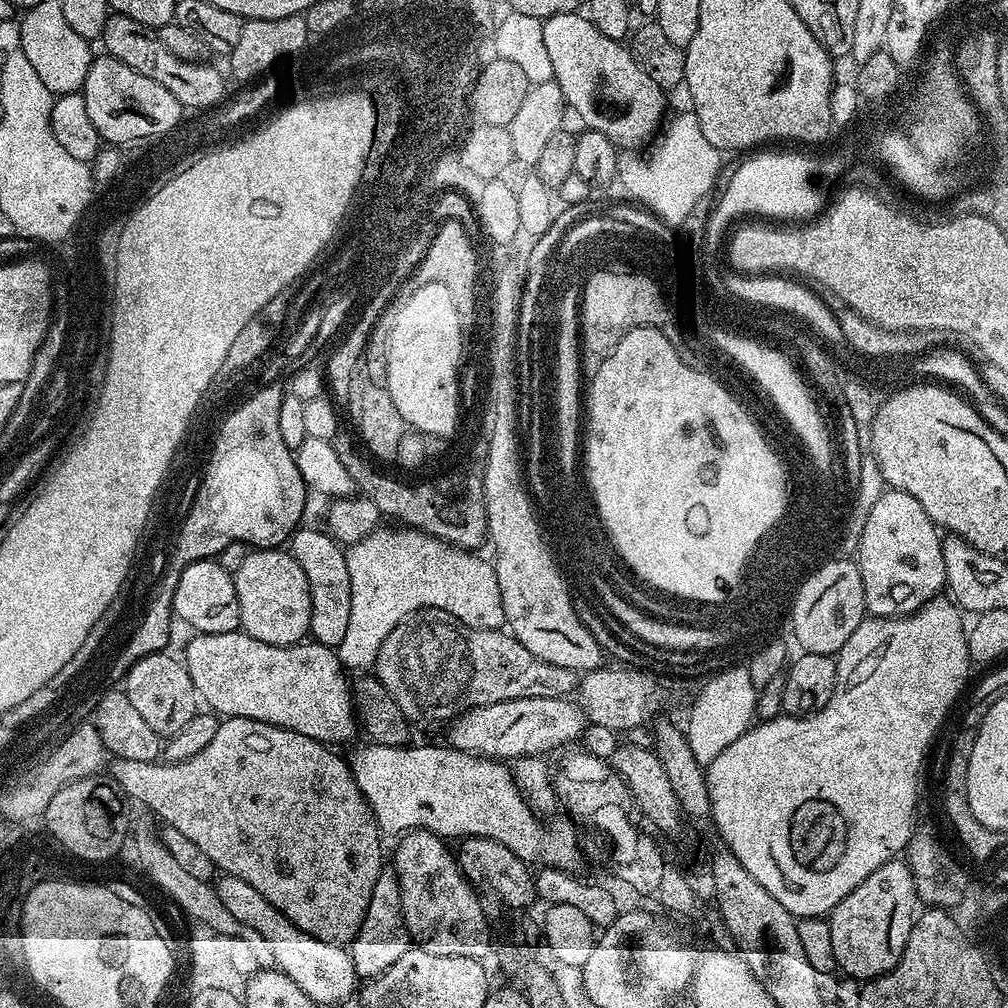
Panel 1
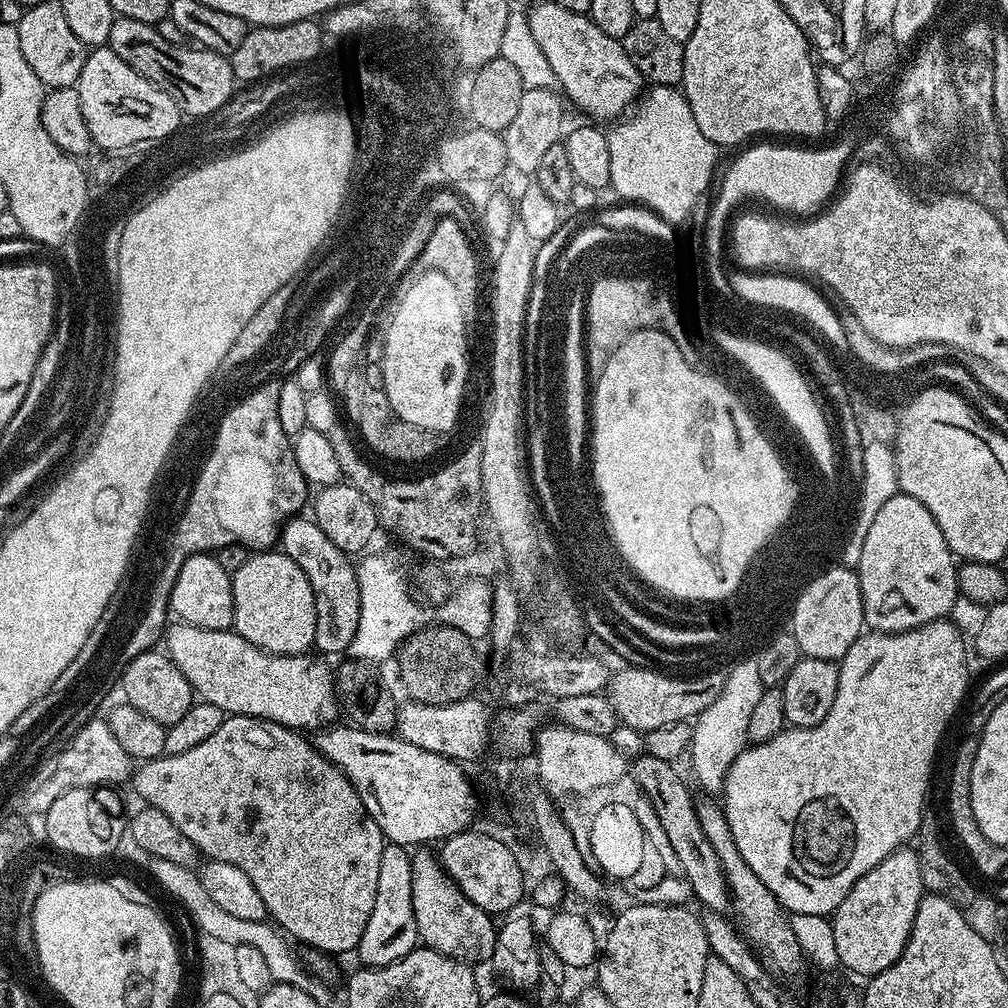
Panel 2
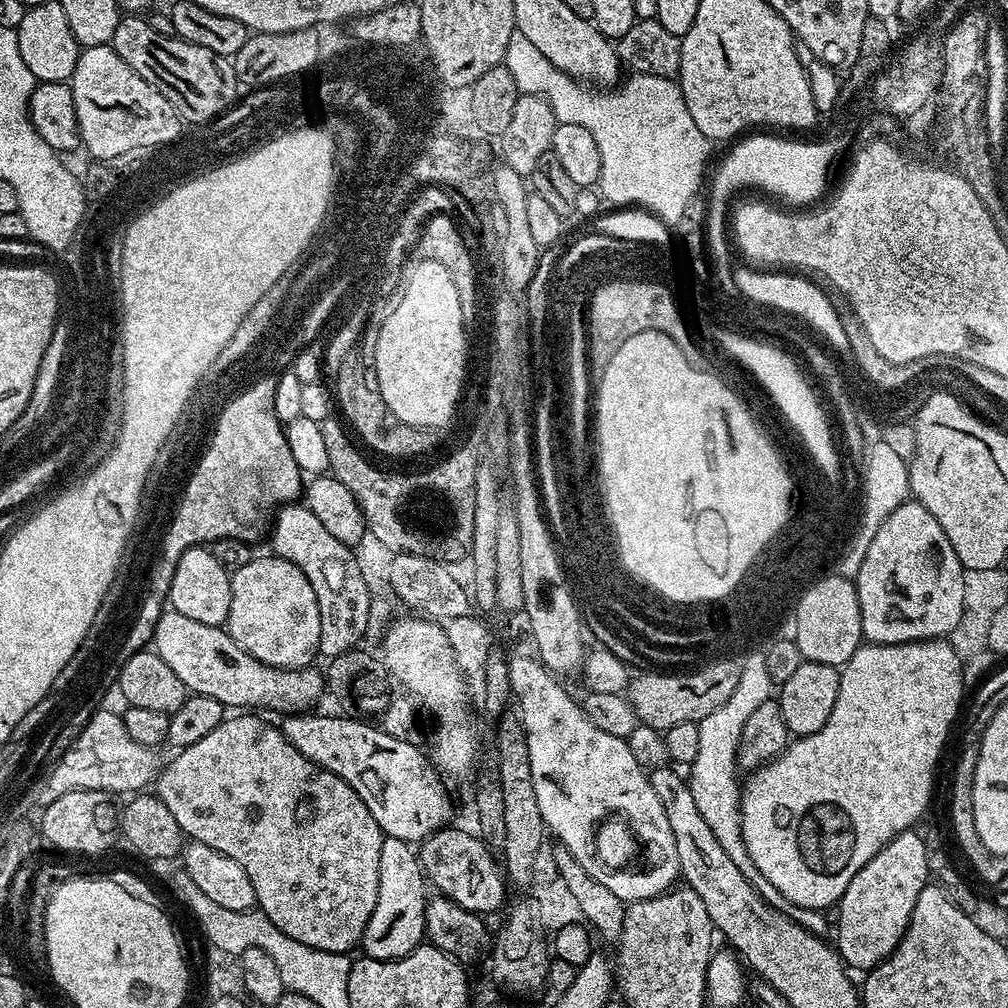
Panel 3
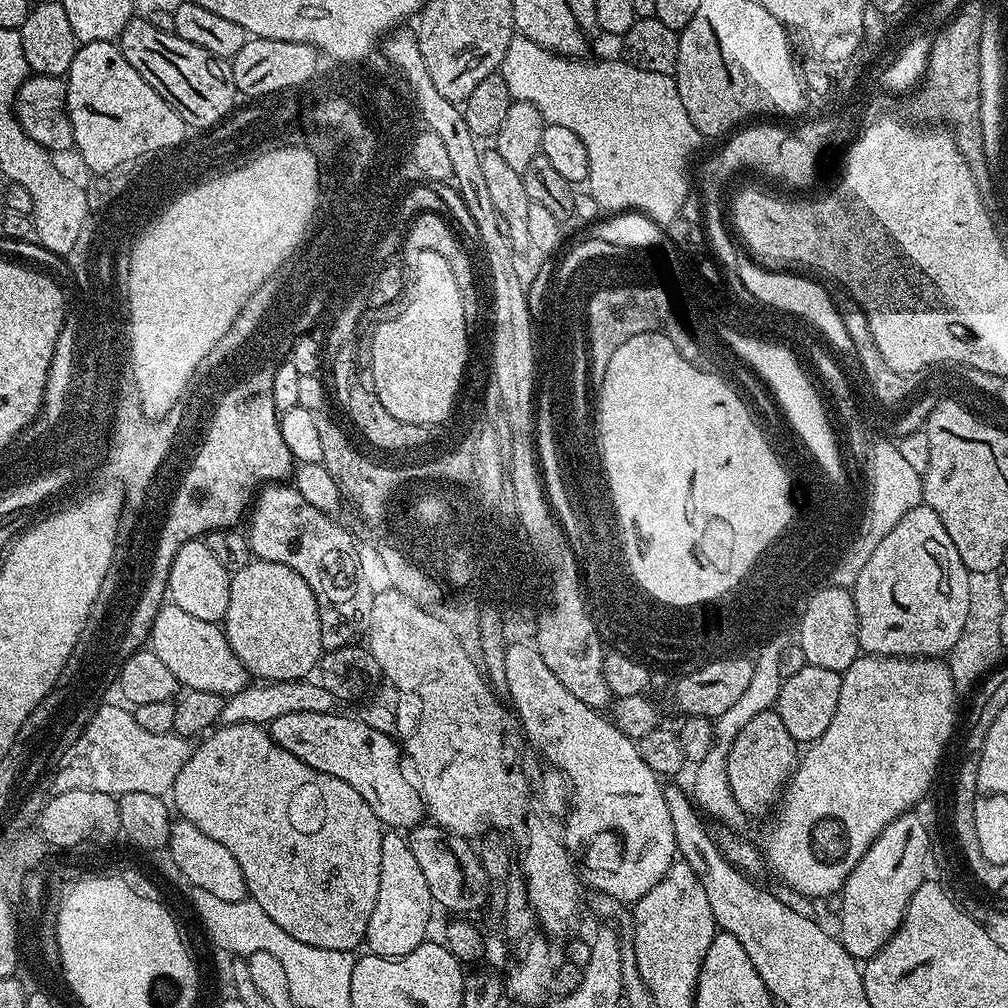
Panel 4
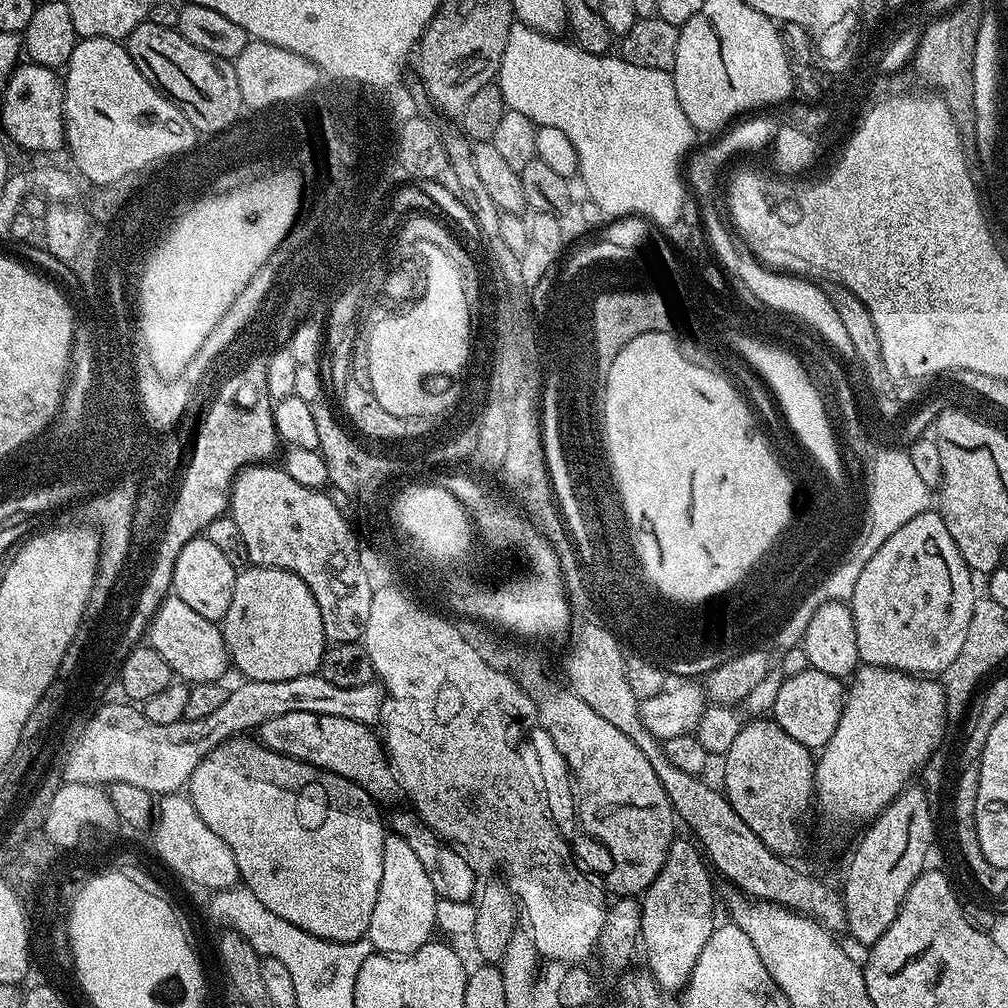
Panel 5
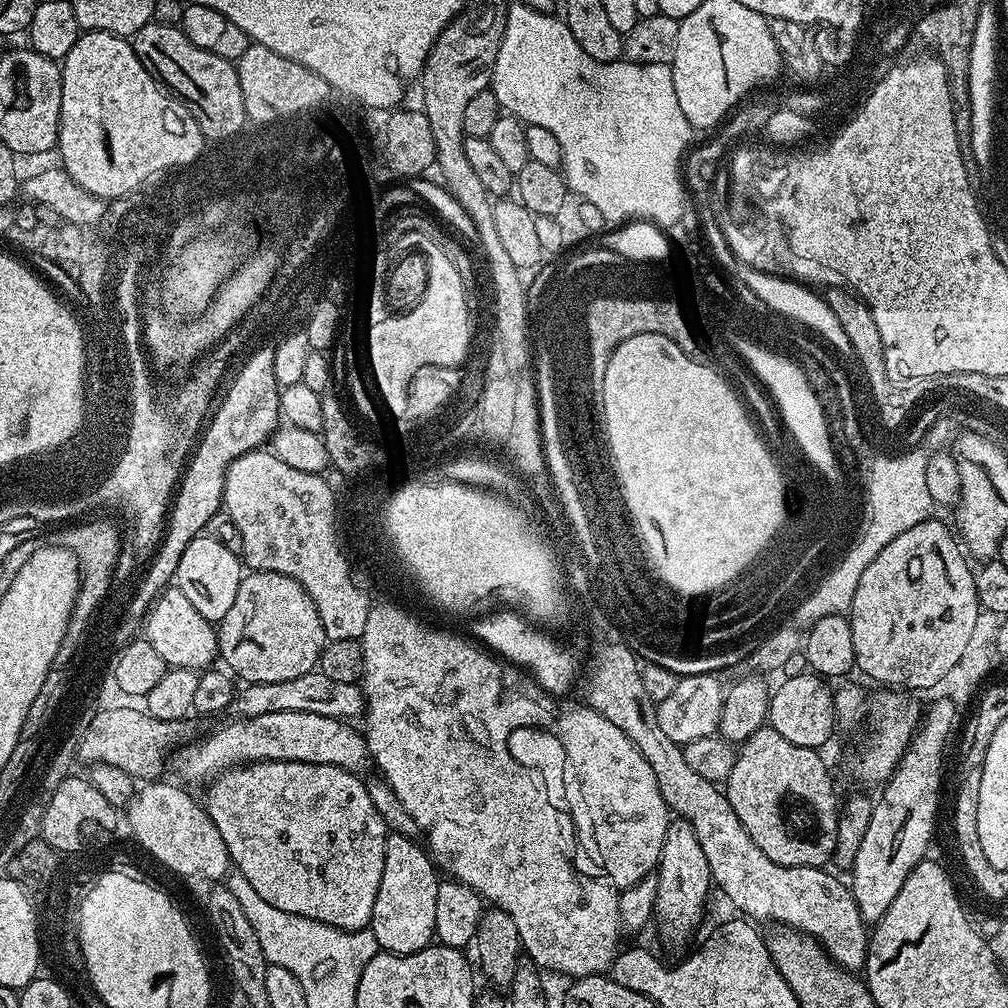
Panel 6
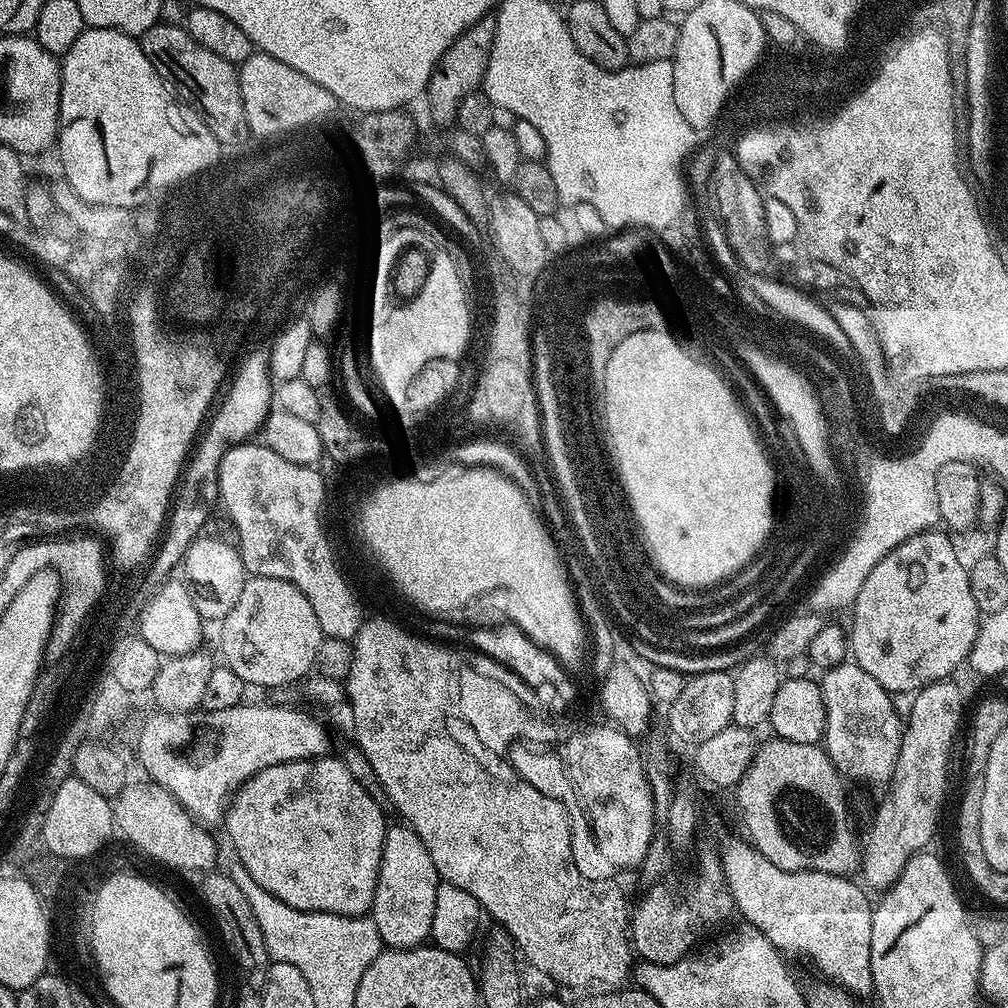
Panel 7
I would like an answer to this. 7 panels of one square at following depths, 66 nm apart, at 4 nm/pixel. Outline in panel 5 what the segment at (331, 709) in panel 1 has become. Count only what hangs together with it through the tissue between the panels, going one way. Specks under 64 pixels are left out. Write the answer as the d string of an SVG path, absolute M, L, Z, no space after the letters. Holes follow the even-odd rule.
M175 594L168 595L162 606L158 606L151 624L148 625L146 636L150 647L162 654L173 673L189 685L223 681L224 671L229 671L228 648L224 644L221 625L215 620L202 618L202 614L197 614L195 610L190 610L190 606L186 606L186 602L182 602L182 598Z

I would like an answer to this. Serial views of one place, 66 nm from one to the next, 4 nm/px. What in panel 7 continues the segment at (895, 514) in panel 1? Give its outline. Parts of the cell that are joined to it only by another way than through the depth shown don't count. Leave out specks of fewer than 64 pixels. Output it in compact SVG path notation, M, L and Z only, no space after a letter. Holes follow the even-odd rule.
M929 530L927 532L919 532L913 536L905 536L900 541L898 547L890 550L886 554L886 558L882 558L882 562L878 562L878 566L874 566L874 570L870 570L870 574L866 577L866 582L862 582L862 586L858 590L858 598L850 609L850 615L852 615L852 628L850 627L851 659L859 668L866 670L866 674L870 674L870 678L876 679L878 686L882 686L890 693L899 694L899 692L908 692L907 694L915 694L928 684L933 684L939 680L947 680L953 675L952 671L960 663L963 665L972 652L974 638L980 629L982 613L980 613L978 606L974 602L974 594L970 594L968 568L966 564L960 561L960 556L956 553L956 548L952 545L951 538L953 539L944 530Z

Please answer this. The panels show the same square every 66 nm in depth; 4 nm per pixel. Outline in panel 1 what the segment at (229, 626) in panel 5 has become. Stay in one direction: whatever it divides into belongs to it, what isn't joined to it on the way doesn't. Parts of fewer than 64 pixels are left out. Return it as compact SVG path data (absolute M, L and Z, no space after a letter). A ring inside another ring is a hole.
M262 548L249 551L246 562L234 574L240 628L258 638L278 646L301 643L309 635L310 586L302 566L292 557L291 551L280 548Z

